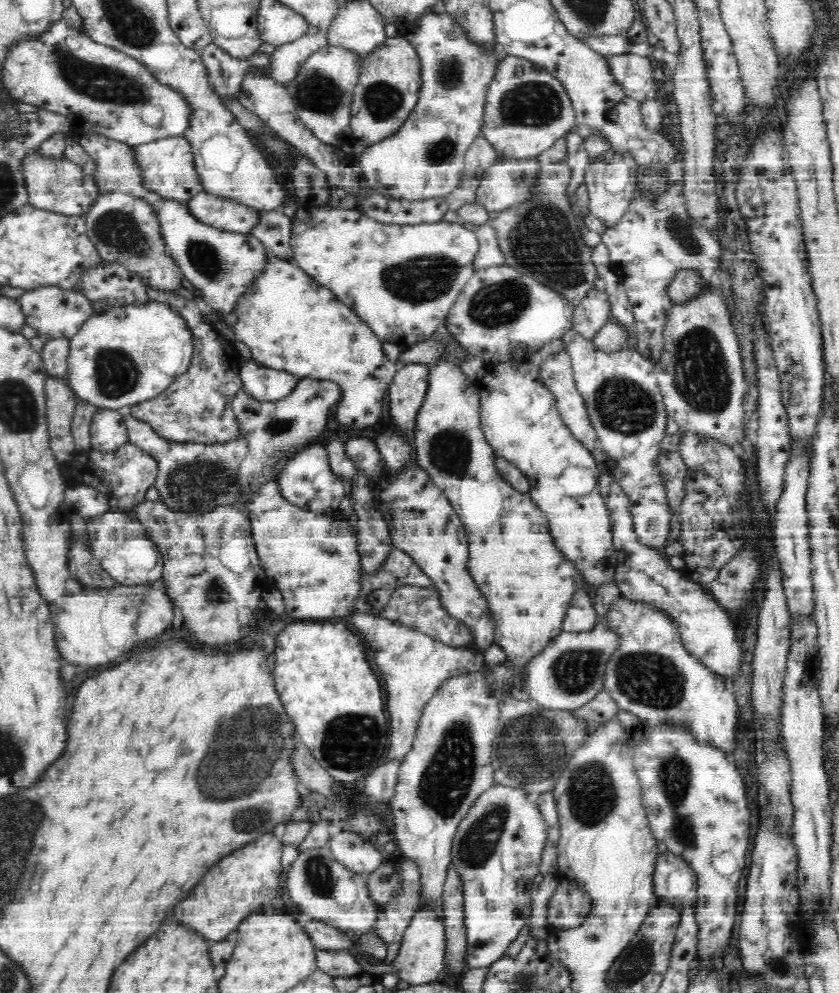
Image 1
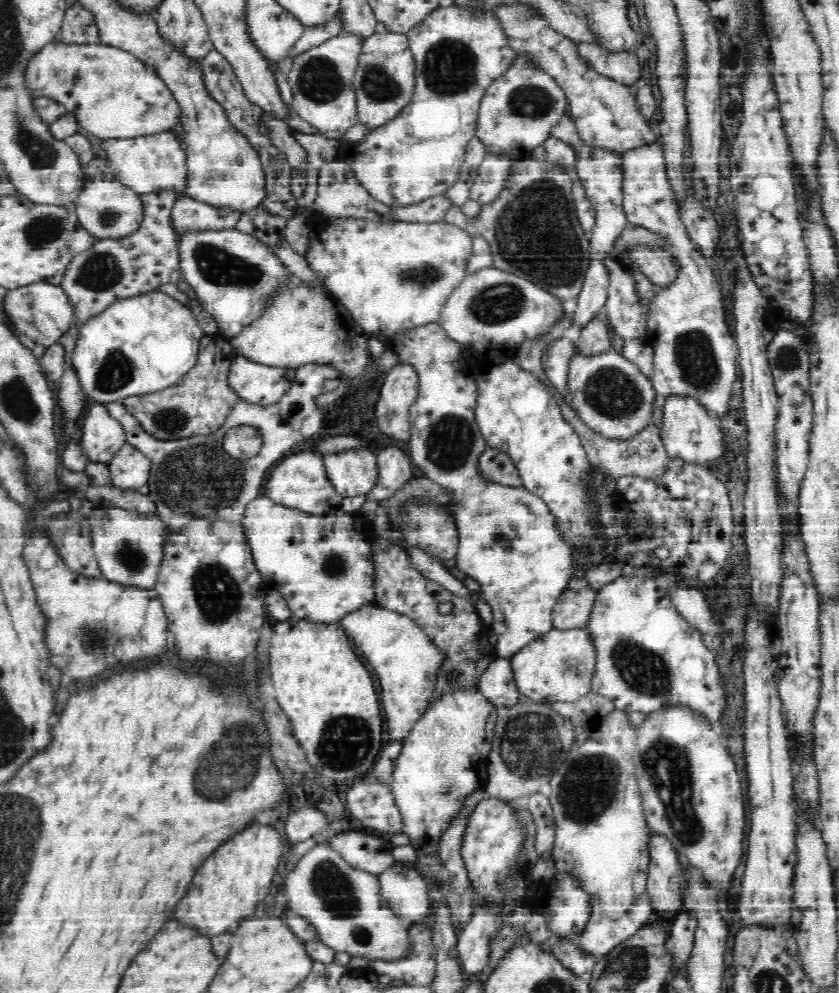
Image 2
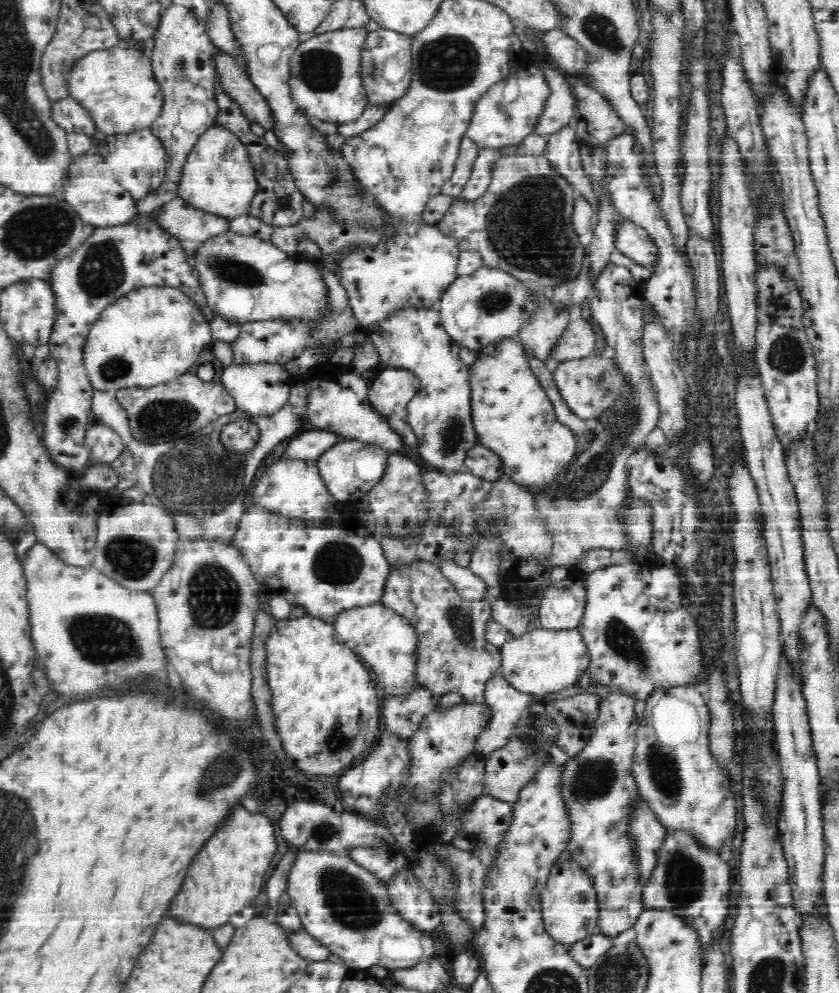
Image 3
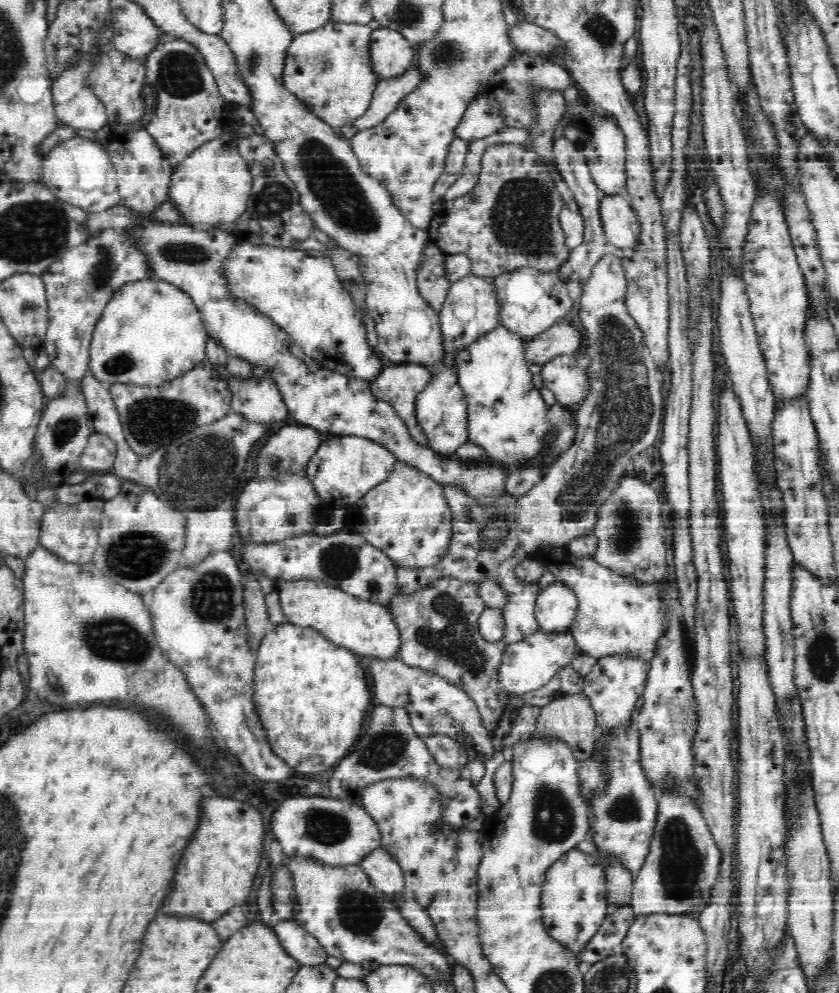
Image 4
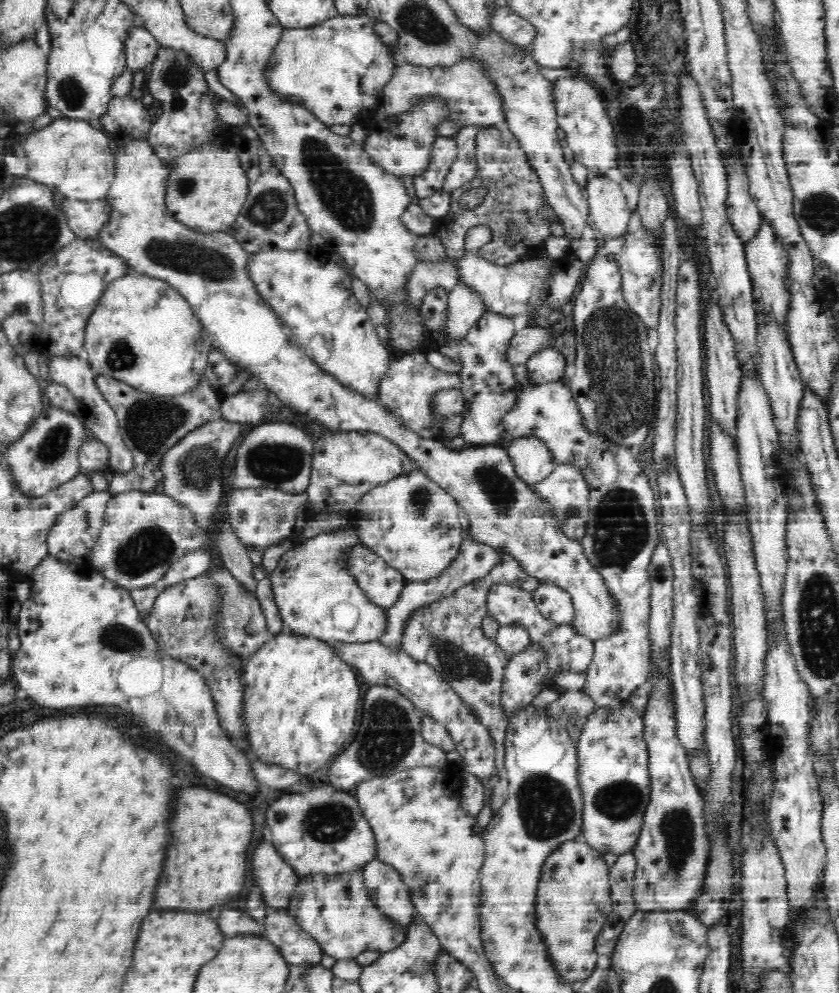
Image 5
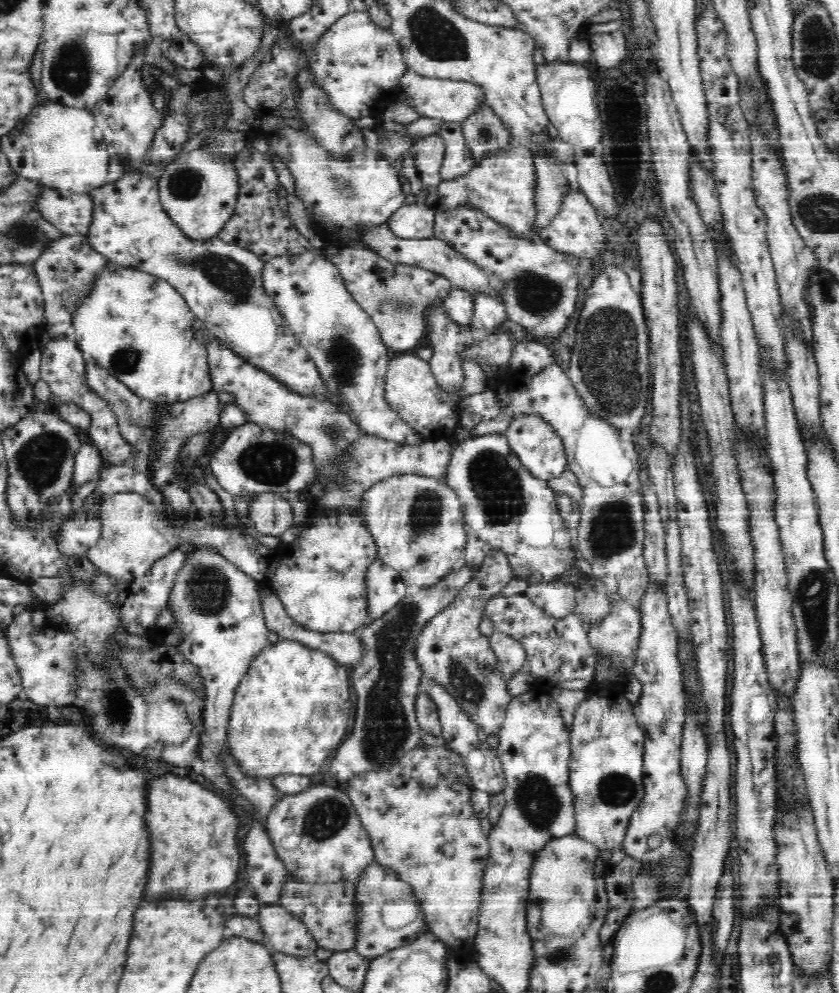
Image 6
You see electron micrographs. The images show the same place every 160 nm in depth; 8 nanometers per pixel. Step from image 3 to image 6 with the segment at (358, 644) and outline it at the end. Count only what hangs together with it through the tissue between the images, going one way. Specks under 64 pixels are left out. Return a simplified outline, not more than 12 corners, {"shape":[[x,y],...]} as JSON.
{"shape":[[360,515],[312,523],[268,582],[302,629],[354,634],[375,620]]}

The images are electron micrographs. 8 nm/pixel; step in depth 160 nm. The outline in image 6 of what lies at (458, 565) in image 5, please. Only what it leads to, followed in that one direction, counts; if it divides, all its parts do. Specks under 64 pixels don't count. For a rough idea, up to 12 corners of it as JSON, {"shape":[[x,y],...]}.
{"shape":[[479,571],[412,589],[361,630],[356,722],[330,766],[345,785],[446,748],[415,709],[414,646]]}

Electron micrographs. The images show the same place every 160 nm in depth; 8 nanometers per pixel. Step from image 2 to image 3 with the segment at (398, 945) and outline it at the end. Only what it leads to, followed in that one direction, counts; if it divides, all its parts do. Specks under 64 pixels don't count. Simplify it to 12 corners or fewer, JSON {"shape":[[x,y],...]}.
{"shape":[[302,850],[287,893],[304,931],[351,971],[408,968],[432,937],[386,881]]}

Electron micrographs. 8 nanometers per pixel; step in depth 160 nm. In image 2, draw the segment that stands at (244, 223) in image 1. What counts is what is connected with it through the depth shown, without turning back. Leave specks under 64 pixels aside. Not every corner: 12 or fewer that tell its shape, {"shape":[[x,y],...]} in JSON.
{"shape":[[188,195],[171,212],[176,231],[236,229],[245,211]]}

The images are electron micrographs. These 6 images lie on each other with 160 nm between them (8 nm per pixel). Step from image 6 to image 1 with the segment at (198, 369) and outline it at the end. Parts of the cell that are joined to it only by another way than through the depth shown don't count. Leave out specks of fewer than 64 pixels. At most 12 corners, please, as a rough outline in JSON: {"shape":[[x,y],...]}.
{"shape":[[151,302],[70,338],[77,398],[122,410],[188,370],[186,321]]}

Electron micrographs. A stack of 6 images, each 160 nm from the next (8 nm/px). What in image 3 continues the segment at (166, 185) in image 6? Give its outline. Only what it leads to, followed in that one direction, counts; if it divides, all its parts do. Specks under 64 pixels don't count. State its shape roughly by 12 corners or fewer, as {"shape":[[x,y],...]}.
{"shape":[[216,121],[188,153],[179,198],[247,214],[258,194],[248,147]]}

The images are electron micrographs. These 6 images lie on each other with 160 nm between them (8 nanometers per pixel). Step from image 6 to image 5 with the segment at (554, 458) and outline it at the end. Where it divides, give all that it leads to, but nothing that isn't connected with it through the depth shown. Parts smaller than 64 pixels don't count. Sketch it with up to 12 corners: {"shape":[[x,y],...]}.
{"shape":[[532,437],[506,449],[516,477],[529,487],[557,465]]}

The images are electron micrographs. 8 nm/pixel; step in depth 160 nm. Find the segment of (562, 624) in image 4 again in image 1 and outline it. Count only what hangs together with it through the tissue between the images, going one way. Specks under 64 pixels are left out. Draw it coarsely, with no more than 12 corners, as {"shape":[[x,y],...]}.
{"shape":[[580,588],[563,630],[588,632],[596,623],[592,597]]}

